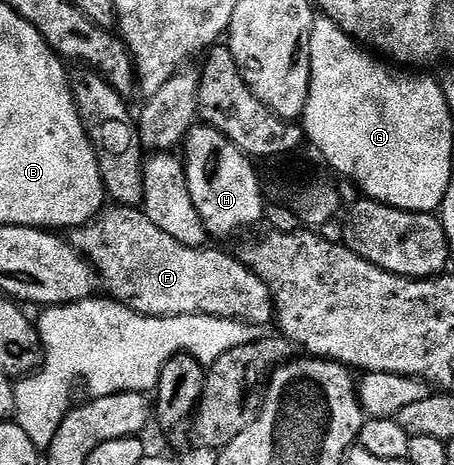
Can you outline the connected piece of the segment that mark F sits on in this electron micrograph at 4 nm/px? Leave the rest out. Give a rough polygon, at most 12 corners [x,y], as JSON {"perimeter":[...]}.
{"perimeter":[[108,206],[69,242],[116,303],[260,329],[271,291],[242,258]]}

